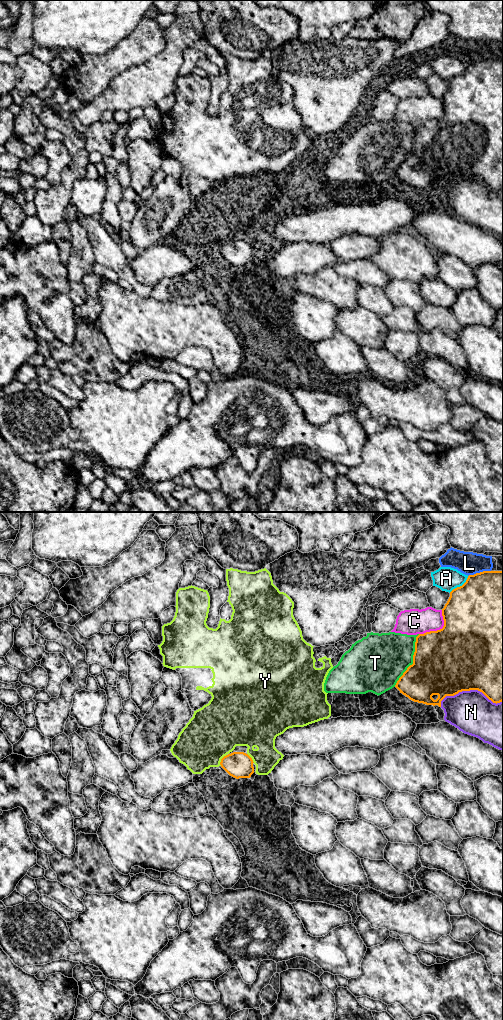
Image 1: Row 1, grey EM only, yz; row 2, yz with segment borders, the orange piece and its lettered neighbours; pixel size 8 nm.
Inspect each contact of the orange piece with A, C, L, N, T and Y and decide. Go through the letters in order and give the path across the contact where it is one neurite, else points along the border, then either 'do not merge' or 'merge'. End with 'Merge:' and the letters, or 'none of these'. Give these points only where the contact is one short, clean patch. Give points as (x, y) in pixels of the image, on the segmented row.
A: do not merge
C: do not merge
L: do not merge
N: do not merge
T: do not merge
Y: do not merge
Merge: none of these

